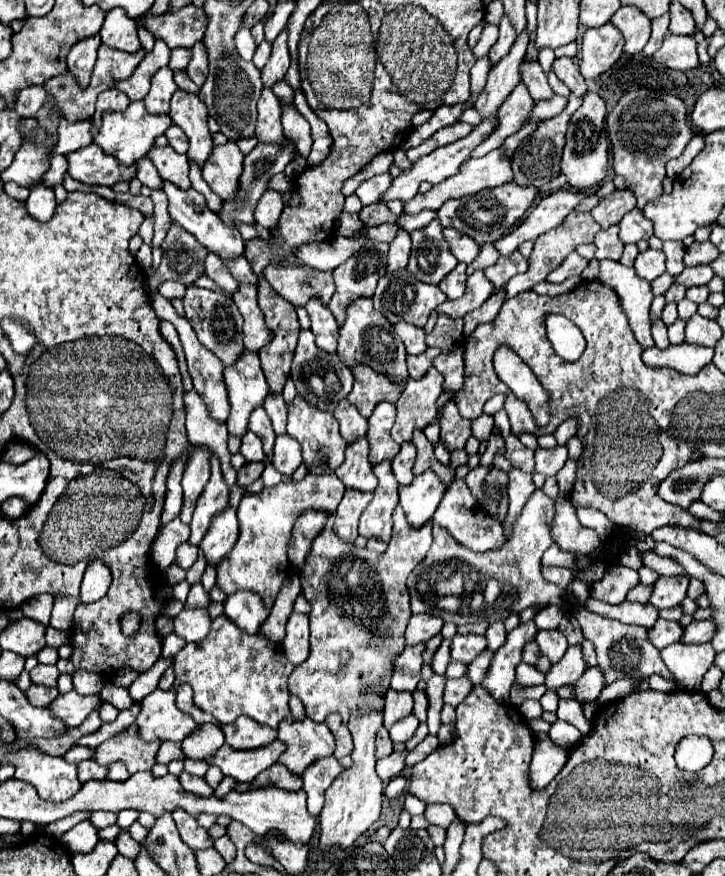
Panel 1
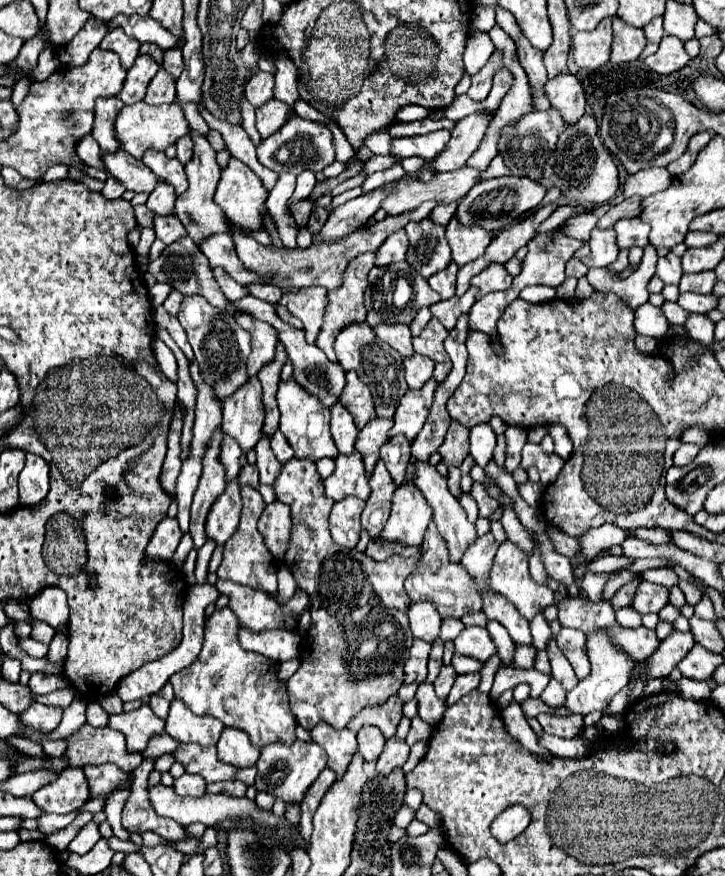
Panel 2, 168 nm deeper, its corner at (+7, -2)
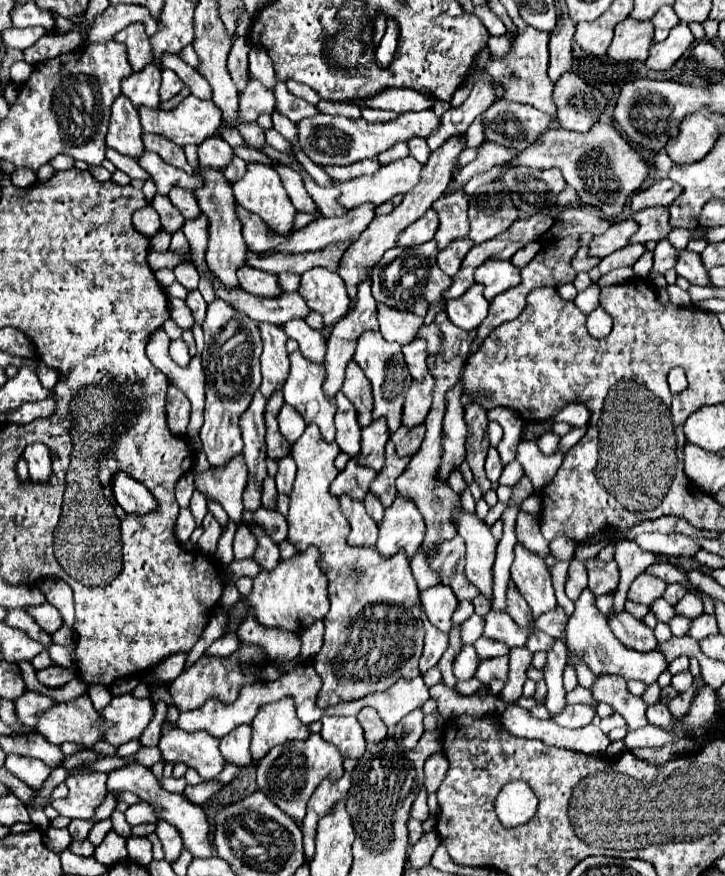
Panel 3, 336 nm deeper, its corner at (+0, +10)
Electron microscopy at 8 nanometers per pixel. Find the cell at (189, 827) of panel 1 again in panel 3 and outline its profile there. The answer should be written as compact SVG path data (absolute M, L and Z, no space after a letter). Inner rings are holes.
M140 801L136 805L130 805L126 809L126 821L130 825L140 825L140 823L156 823L158 817L156 817L156 811L154 807L150 807L150 803L146 801Z

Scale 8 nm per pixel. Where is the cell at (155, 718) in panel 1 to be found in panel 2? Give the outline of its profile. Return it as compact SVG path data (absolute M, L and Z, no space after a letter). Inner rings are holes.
M141 705L137 711L109 715L109 727L121 731L127 739L127 751L139 753L147 747L147 741L153 735L165 731L165 721L159 719L149 705Z

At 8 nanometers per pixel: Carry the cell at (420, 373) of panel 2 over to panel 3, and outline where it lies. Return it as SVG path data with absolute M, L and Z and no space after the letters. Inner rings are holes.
M414 339L410 345L402 347L402 353L404 353L406 365L408 365L412 377L414 379L424 379L424 375L428 373L428 369L426 369L426 359L428 359L426 341L424 339Z

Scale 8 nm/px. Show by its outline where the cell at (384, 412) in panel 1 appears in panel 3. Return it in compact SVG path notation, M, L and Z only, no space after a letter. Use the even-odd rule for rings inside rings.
M384 419L372 421L368 427L362 429L362 465L380 471L384 465L384 445L390 439L390 431Z

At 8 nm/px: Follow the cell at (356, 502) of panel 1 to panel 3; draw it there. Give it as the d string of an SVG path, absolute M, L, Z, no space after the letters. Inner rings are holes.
M342 495L340 507L342 507L344 517L350 523L348 545L374 545L376 537L378 537L378 527L366 513L364 503L350 499L348 495Z

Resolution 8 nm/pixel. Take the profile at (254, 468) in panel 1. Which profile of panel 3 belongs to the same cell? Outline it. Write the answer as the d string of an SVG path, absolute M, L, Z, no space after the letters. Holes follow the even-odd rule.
M266 475L264 485L262 485L262 505L264 507L276 507L276 487L274 487L274 477Z

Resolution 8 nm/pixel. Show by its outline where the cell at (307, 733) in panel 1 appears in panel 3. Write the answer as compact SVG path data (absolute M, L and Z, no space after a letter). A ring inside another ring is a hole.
M312 733L304 741L286 741L278 747L272 747L266 753L266 757L262 757L256 763L256 771L258 771L258 789L264 795L270 795L270 799L274 799L274 803L296 821L304 819L306 803L314 793L314 789L320 785L320 781L324 777L338 779L344 773L340 751L332 743L326 743L320 733Z

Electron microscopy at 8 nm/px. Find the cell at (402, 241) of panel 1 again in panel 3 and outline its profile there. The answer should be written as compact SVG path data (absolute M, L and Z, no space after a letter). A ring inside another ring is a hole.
M430 209L430 211L426 211L426 215L422 219L414 221L410 227L406 227L406 231L402 231L402 235L398 235L396 245L402 245L402 247L422 245L434 237L436 229L438 229L438 217Z

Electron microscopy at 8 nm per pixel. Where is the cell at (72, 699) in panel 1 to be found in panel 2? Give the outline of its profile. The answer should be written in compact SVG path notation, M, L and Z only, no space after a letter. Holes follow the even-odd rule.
M31 703L27 707L27 711L23 711L19 715L19 719L27 727L33 727L41 733L51 733L61 723L61 713L63 713L63 709L59 709L59 707L49 707L43 703Z

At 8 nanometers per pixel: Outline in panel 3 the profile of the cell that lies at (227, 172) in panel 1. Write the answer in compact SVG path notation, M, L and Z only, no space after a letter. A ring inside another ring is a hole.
M248 163L244 177L238 179L236 183L232 183L232 191L234 191L236 203L240 207L246 207L250 213L258 215L272 231L278 231L284 235L288 235L292 231L292 221L294 221L296 209L290 203L290 197L286 195L284 187L282 187L280 175L272 167L268 167L264 163Z

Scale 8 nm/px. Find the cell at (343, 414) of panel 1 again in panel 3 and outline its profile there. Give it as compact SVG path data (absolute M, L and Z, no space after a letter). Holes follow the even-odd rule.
M336 395L336 443L344 453L350 457L360 451L360 425L358 425L358 413L354 411L354 405L346 399L346 395Z

